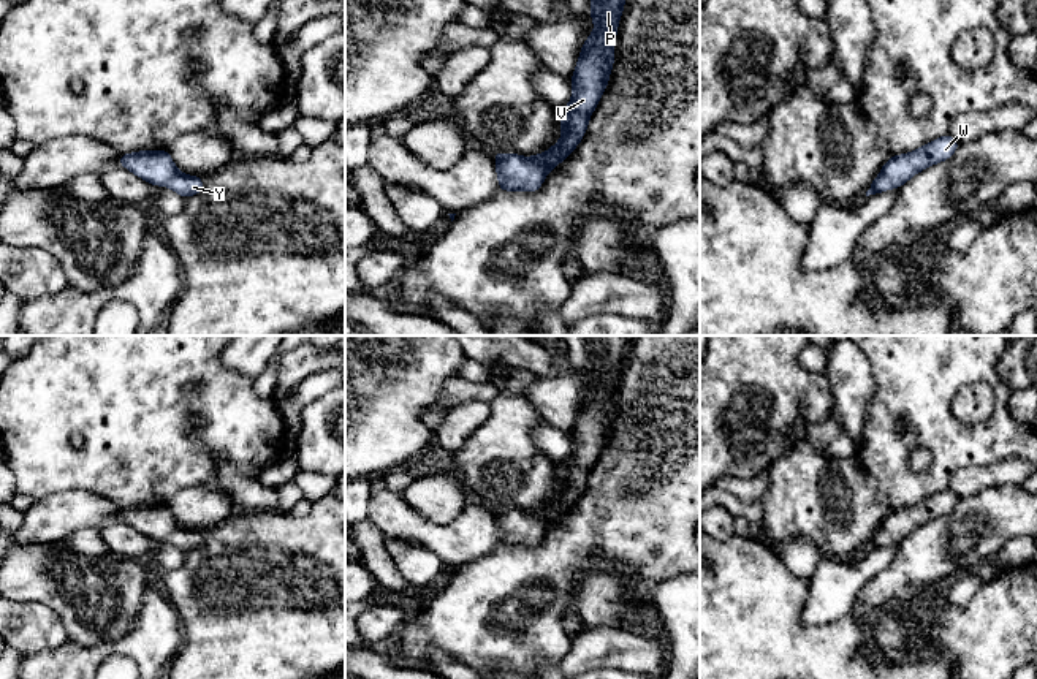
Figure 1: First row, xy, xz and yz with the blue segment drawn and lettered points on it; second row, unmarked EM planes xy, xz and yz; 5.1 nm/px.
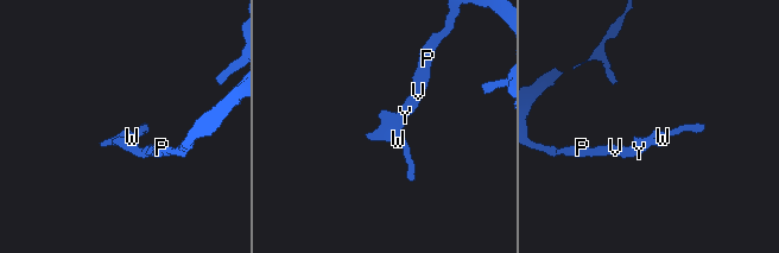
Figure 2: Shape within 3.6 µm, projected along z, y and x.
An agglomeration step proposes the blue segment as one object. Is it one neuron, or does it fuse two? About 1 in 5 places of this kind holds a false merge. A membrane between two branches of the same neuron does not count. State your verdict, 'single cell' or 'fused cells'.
single cell

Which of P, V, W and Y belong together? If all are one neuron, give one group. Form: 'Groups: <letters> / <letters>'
Groups: P V W Y

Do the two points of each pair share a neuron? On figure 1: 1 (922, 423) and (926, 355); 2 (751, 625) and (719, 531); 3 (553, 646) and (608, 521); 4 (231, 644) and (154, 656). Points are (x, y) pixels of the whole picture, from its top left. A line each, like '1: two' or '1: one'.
1: one
2: two
3: one
4: two

